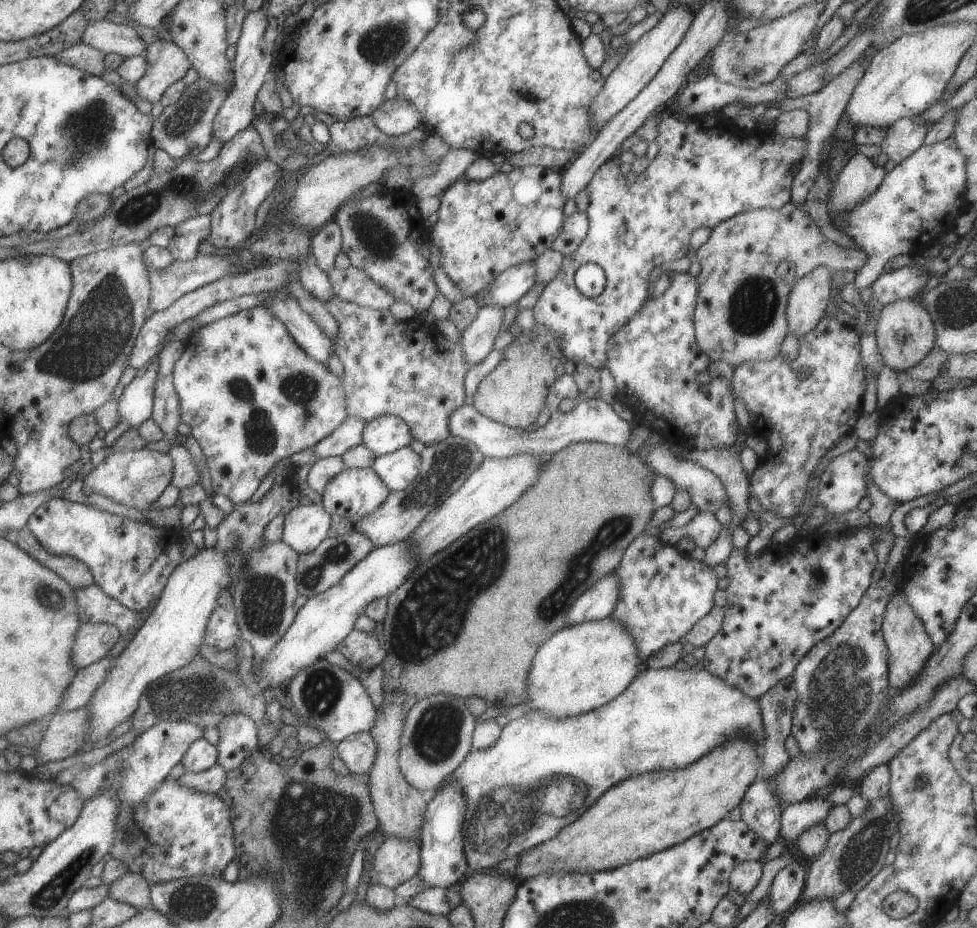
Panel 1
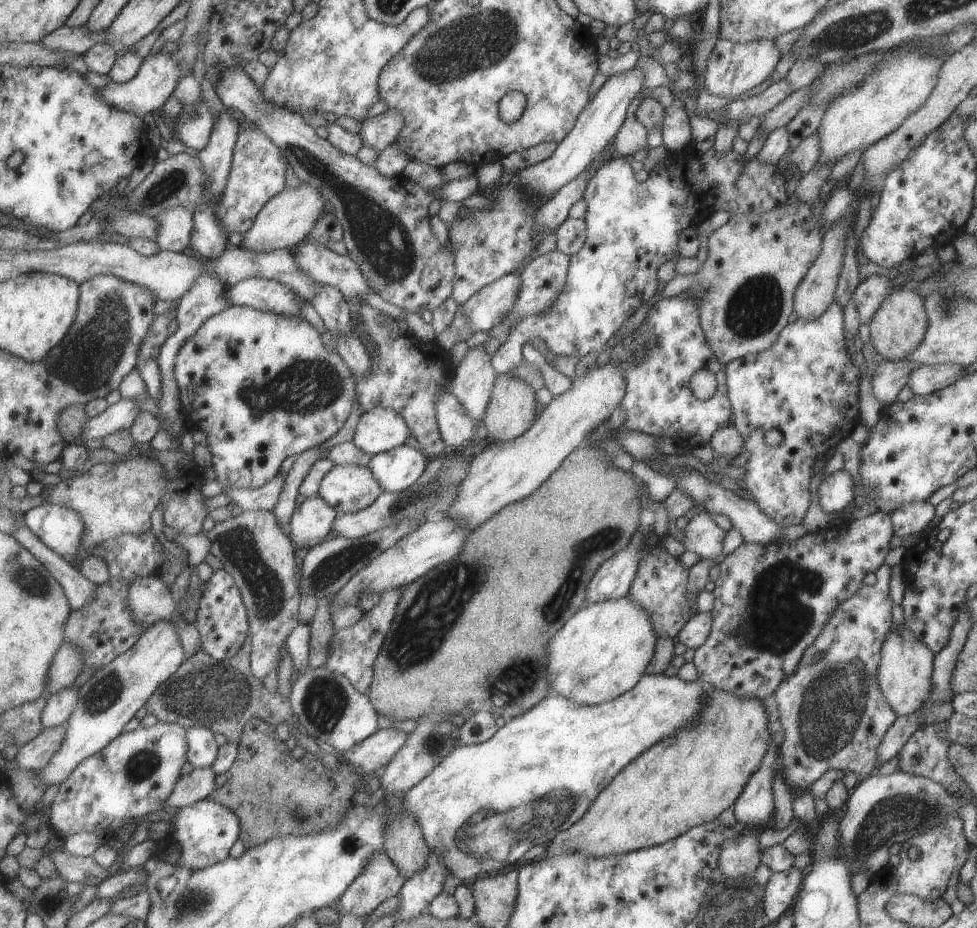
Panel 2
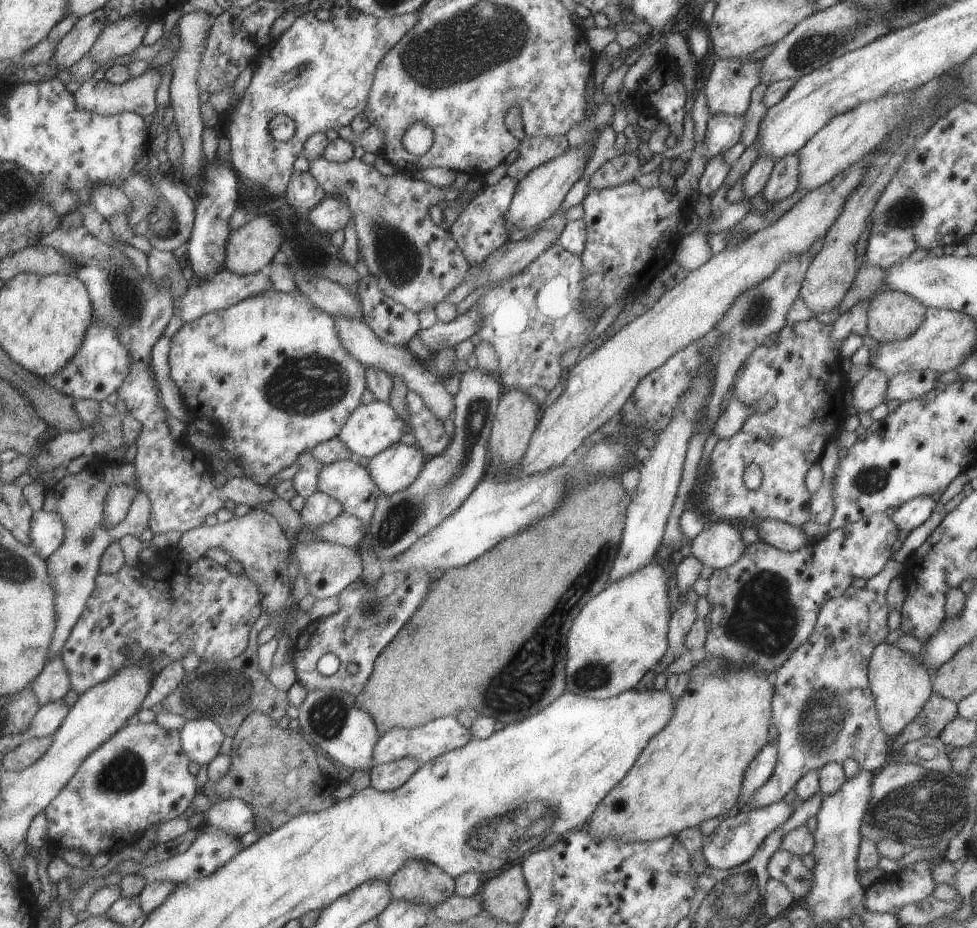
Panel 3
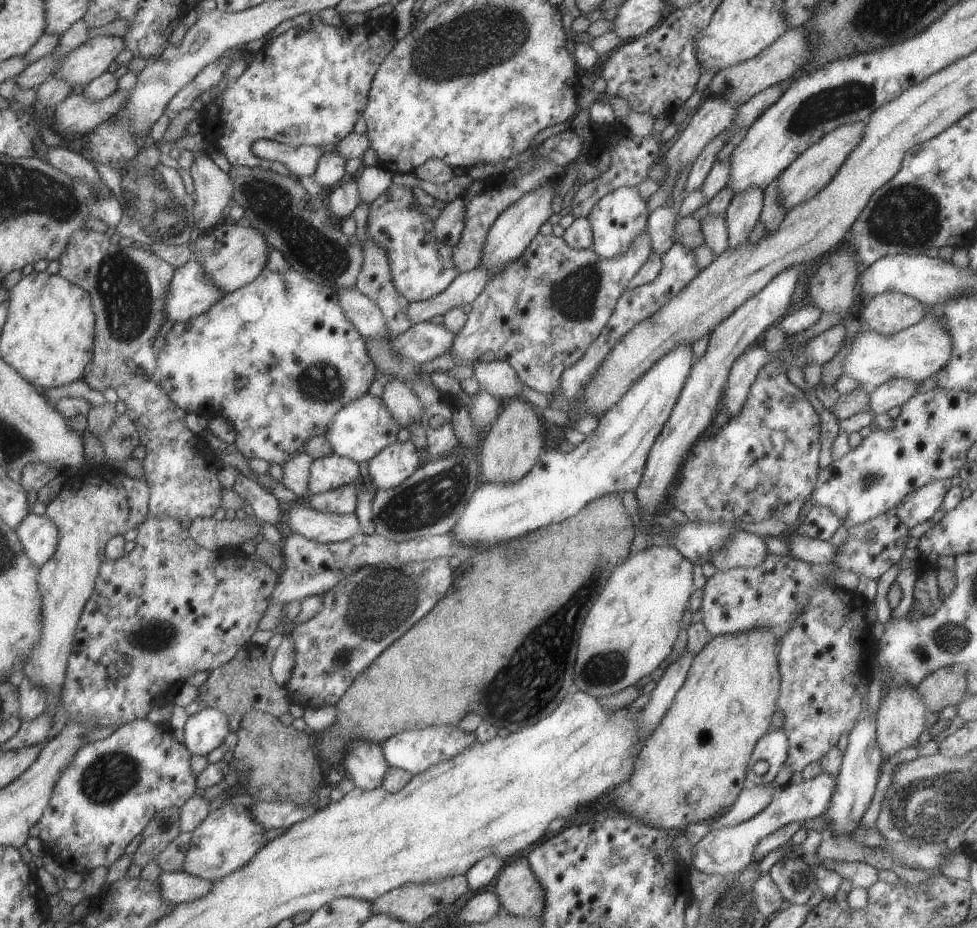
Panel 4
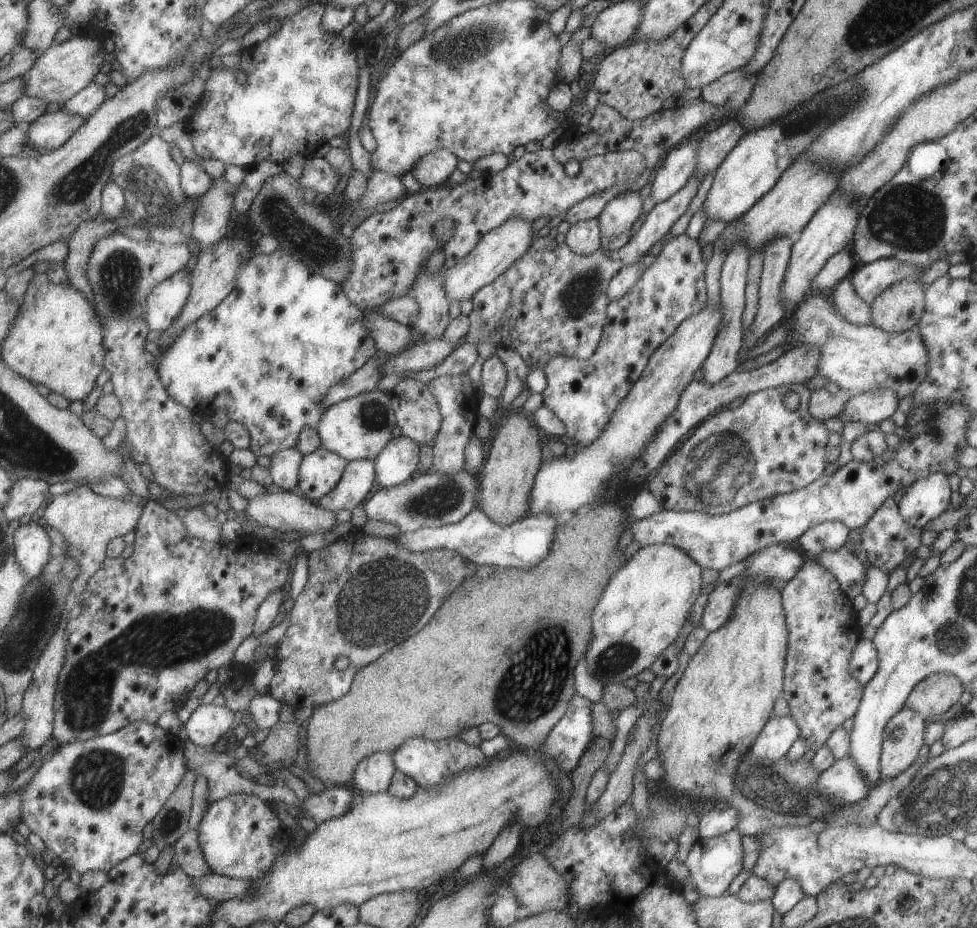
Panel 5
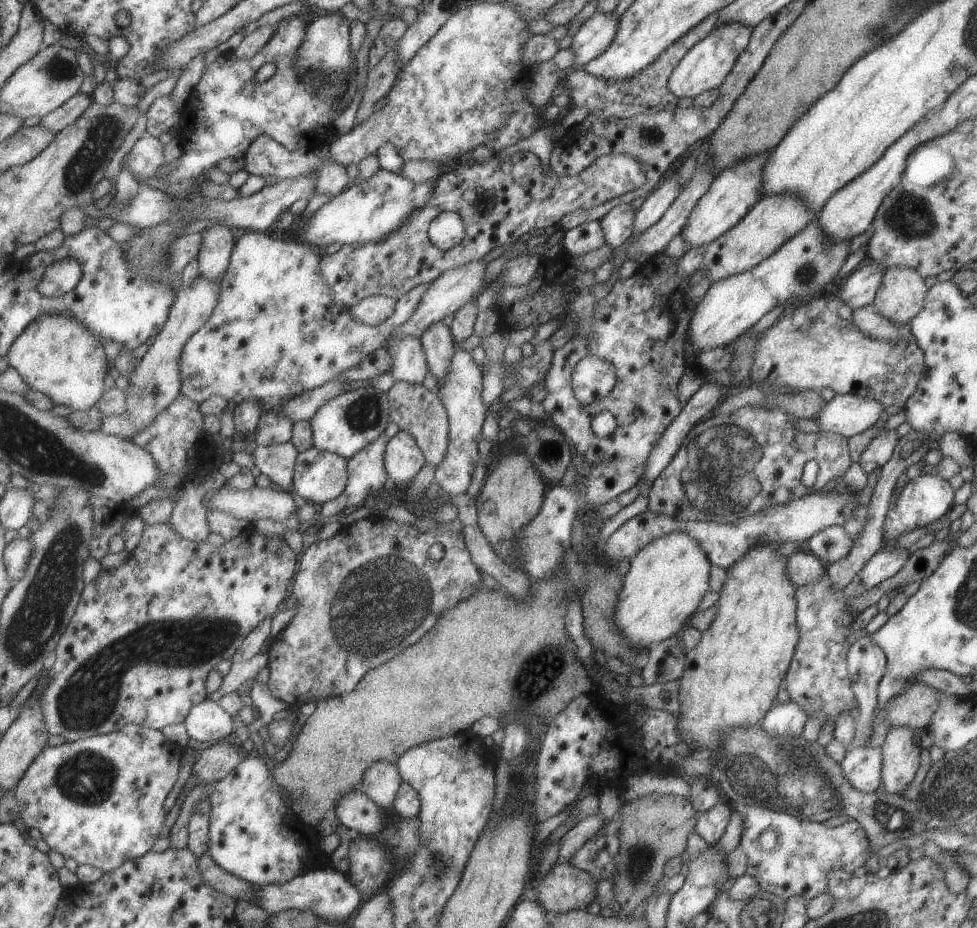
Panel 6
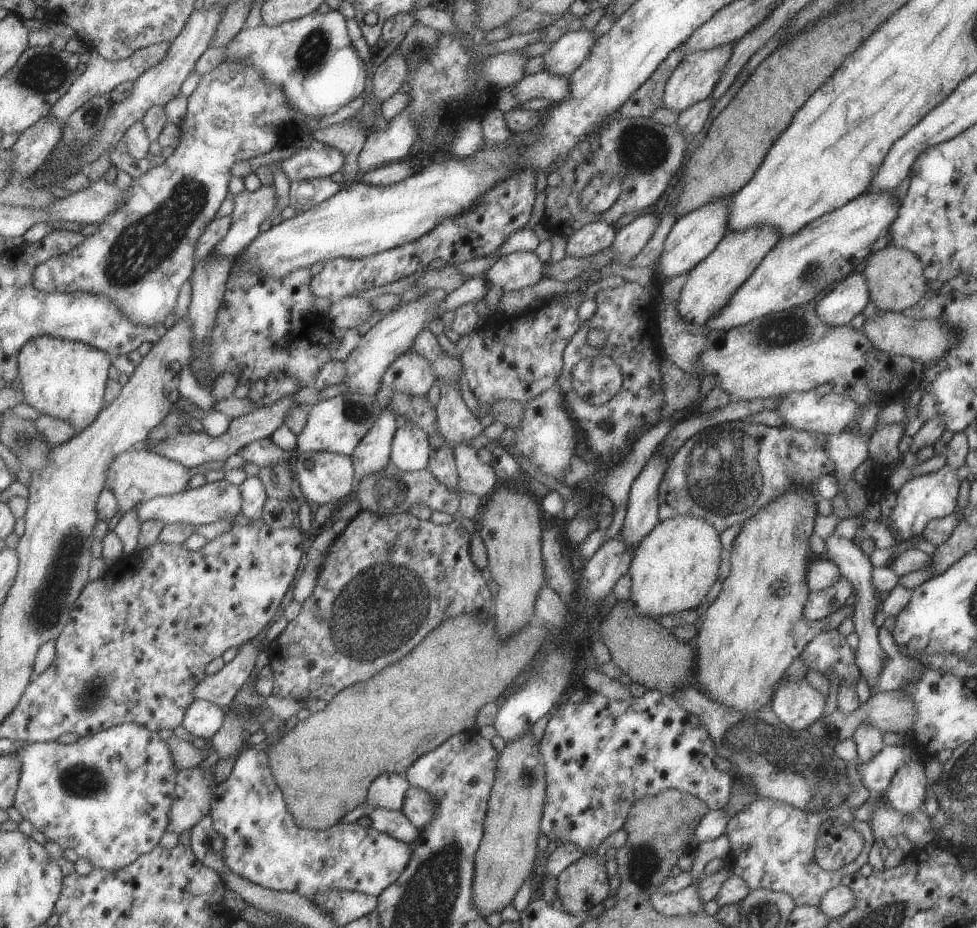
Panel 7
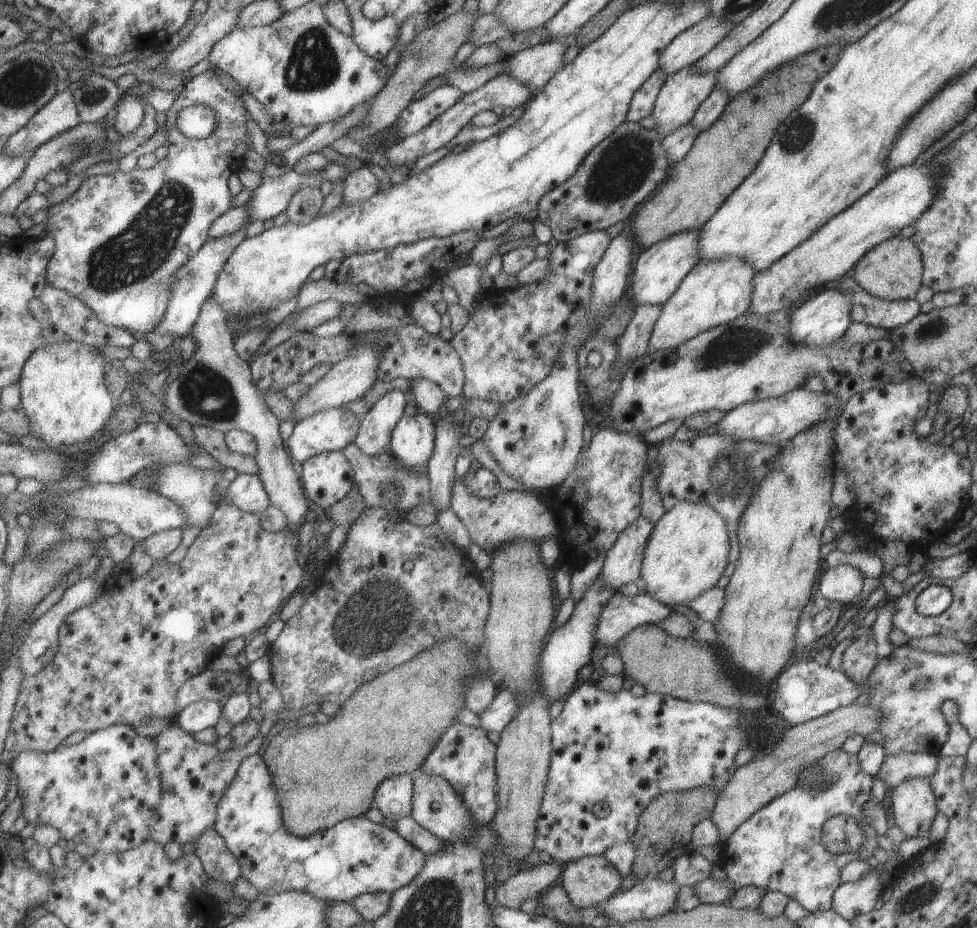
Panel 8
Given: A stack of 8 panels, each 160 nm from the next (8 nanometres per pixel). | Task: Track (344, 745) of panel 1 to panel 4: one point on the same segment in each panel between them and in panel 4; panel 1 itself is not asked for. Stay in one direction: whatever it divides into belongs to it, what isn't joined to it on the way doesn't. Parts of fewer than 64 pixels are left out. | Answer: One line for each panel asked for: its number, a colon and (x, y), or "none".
2: (376, 750)
3: (424, 743)
4: (414, 750)

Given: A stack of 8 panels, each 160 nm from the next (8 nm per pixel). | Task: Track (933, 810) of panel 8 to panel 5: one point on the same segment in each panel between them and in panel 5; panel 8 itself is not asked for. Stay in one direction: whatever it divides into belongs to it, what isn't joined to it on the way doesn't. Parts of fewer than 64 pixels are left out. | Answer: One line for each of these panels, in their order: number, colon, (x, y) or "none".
5: (903, 735)
6: (900, 761)
7: (906, 792)

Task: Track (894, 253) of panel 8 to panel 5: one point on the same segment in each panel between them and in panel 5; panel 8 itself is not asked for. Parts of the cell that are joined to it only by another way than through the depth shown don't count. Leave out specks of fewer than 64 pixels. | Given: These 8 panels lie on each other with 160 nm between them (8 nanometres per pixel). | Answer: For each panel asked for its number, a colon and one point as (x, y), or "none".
5: (899, 307)
6: (901, 294)
7: (894, 277)

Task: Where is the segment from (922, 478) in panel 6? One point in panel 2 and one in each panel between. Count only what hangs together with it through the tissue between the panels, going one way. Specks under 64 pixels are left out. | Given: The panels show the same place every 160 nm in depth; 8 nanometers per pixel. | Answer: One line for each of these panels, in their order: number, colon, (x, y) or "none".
2: (910, 518)
3: (908, 516)
4: (917, 506)
5: (924, 500)

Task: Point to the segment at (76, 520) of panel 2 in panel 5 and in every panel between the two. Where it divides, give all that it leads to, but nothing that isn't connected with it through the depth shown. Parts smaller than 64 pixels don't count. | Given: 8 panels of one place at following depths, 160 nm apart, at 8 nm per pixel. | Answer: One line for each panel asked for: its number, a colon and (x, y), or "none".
3: (46, 531)
4: (39, 536)
5: (32, 545)

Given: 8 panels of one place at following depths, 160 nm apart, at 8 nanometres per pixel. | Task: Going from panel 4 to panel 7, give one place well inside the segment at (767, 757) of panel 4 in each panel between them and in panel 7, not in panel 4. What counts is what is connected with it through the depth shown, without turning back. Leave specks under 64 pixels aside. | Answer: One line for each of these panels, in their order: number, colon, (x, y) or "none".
5: (775, 738)
6: (788, 719)
7: (797, 705)

